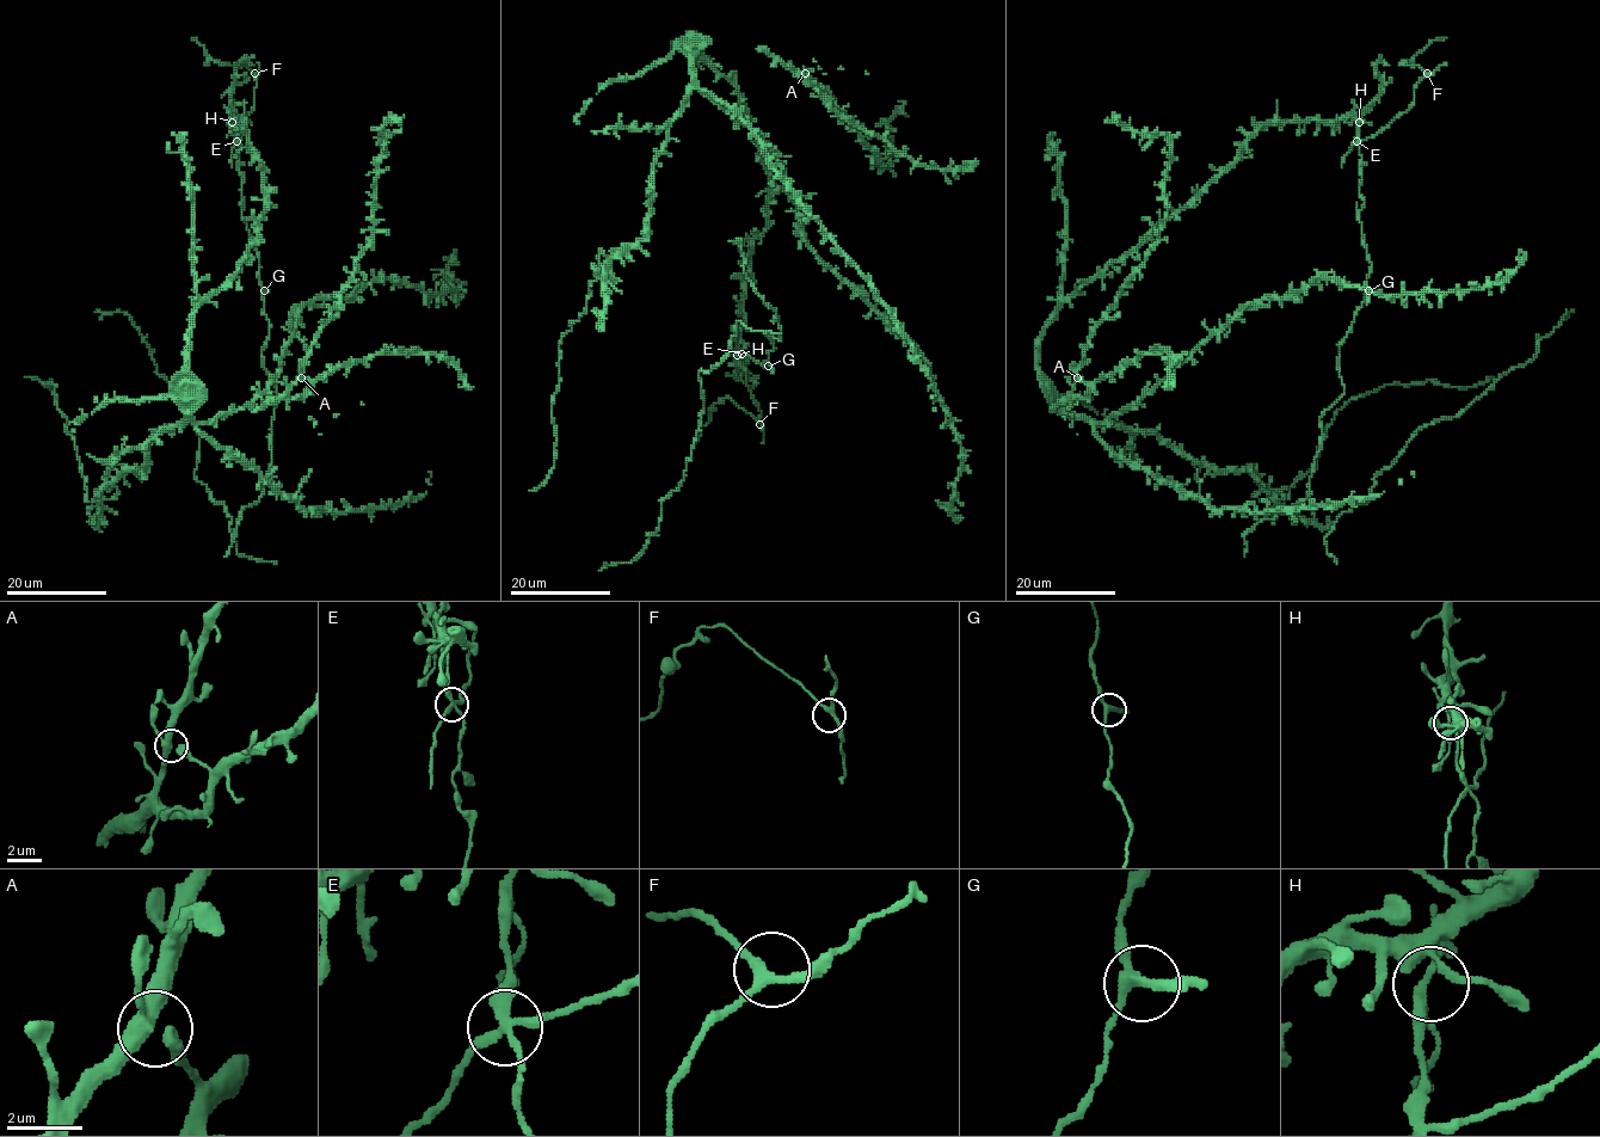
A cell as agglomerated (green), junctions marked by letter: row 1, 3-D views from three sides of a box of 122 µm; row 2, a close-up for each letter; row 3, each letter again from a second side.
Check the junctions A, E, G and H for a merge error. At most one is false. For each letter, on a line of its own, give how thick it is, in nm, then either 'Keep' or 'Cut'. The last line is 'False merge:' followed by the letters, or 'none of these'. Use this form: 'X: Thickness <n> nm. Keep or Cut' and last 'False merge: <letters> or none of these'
A: Thickness 400 nm. Keep
E: Thickness 260 nm. Cut
G: Thickness 240 nm. Keep
H: Thickness 200 nm. Keep
False merge: E

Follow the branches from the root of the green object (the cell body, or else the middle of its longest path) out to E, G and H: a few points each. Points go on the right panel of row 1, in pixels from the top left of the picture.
E: (1238, 155), (1238, 149), (1261, 126), (1278, 122), (1352, 117), (1358, 142)
G: (1238, 155), (1244, 143), (1265, 124), (1355, 120), (1364, 201), (1359, 220), (1371, 264), (1368, 290)
H: (1238, 155), (1244, 143), (1265, 124), (1348, 117), (1359, 122)

